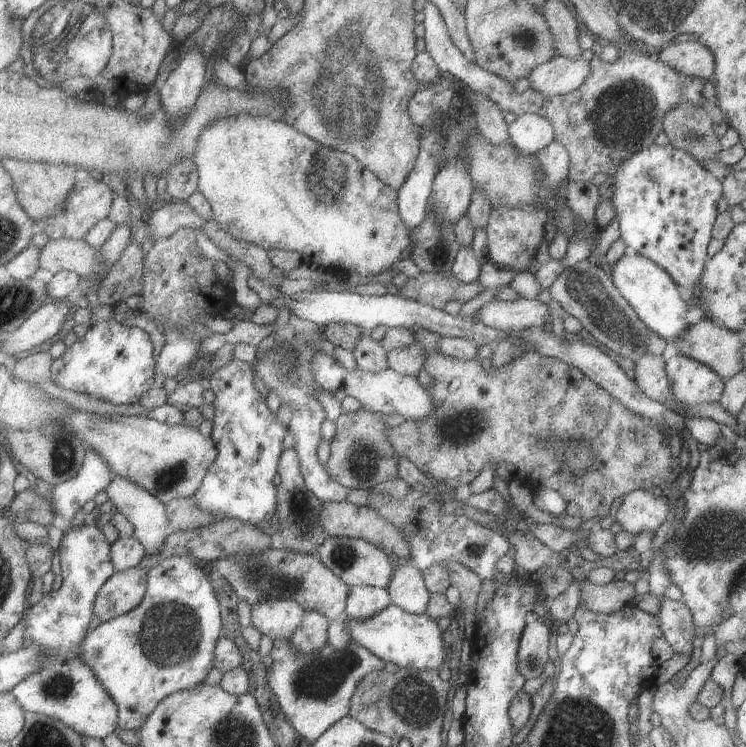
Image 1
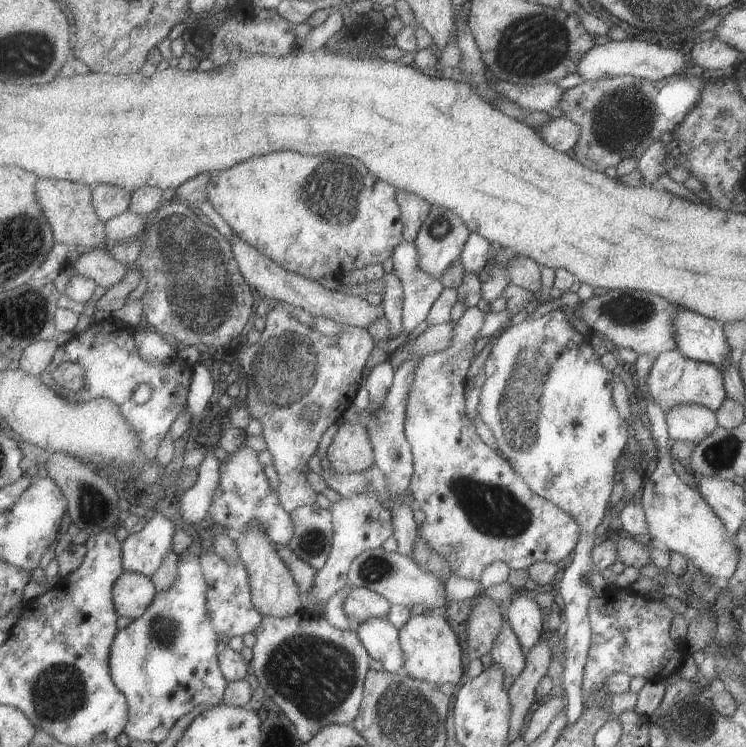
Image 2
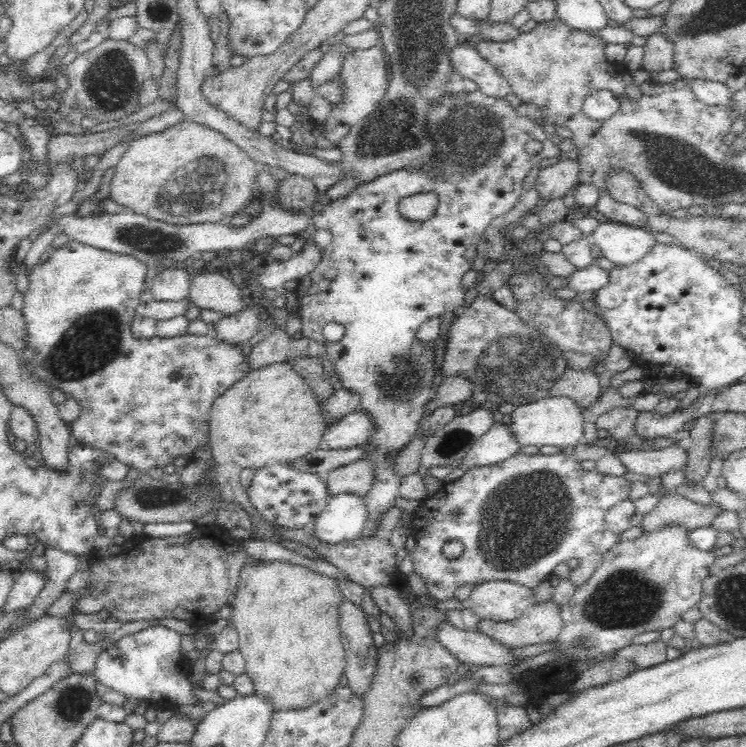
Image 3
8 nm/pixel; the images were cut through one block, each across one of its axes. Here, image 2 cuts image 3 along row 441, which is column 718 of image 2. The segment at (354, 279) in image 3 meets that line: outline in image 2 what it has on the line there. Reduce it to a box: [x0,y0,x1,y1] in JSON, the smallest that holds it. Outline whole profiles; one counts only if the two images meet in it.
[644,349,727,413]

